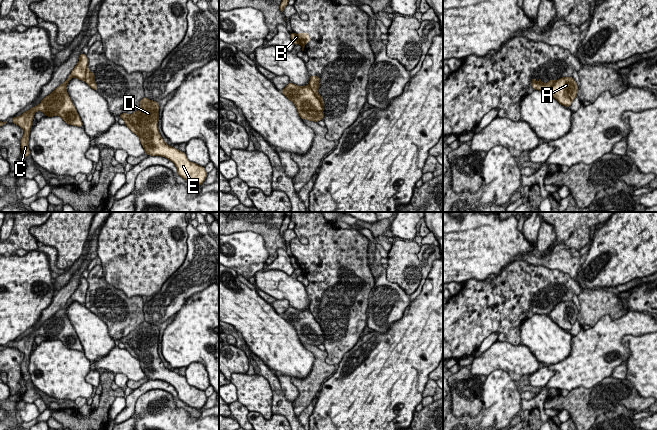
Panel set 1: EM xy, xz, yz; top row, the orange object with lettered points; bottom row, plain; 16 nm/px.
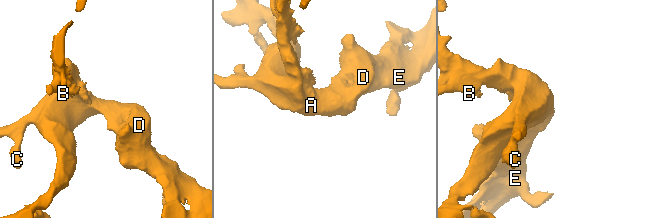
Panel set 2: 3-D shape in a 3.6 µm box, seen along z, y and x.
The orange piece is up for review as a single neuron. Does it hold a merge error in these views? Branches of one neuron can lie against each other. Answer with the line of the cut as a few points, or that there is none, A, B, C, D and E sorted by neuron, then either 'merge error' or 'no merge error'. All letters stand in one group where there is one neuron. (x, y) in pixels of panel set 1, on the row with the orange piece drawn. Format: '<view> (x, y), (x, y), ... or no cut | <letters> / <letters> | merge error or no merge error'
no cut | A B C D E | no merge error

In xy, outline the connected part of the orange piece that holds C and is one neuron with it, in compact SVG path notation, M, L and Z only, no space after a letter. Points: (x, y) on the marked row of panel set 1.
M81 53L78 64L74 67L69 78L63 84L46 96L39 105L24 112L19 117L13 117L13 124L17 124L24 129L24 135L21 139L21 149L24 157L30 155L28 147L29 136L31 126L33 125L33 118L37 111L42 111L48 117L60 116L69 125L83 127L81 118L66 87L72 78L78 78L79 80L85 81L92 89L98 90L97 84L95 83L95 75L90 71L87 65L87 55Z

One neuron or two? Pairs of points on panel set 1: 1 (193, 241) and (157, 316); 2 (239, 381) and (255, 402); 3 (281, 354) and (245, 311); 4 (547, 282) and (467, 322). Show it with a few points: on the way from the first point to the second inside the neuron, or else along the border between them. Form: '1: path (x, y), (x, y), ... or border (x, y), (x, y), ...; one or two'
1: path (193, 260), (193, 273), (171, 297); one
2: path (244, 386), (255, 397); one
3: path (275, 343), (256, 322); one
4: path (527, 283), (521, 283), (501, 303), (487, 307); one

